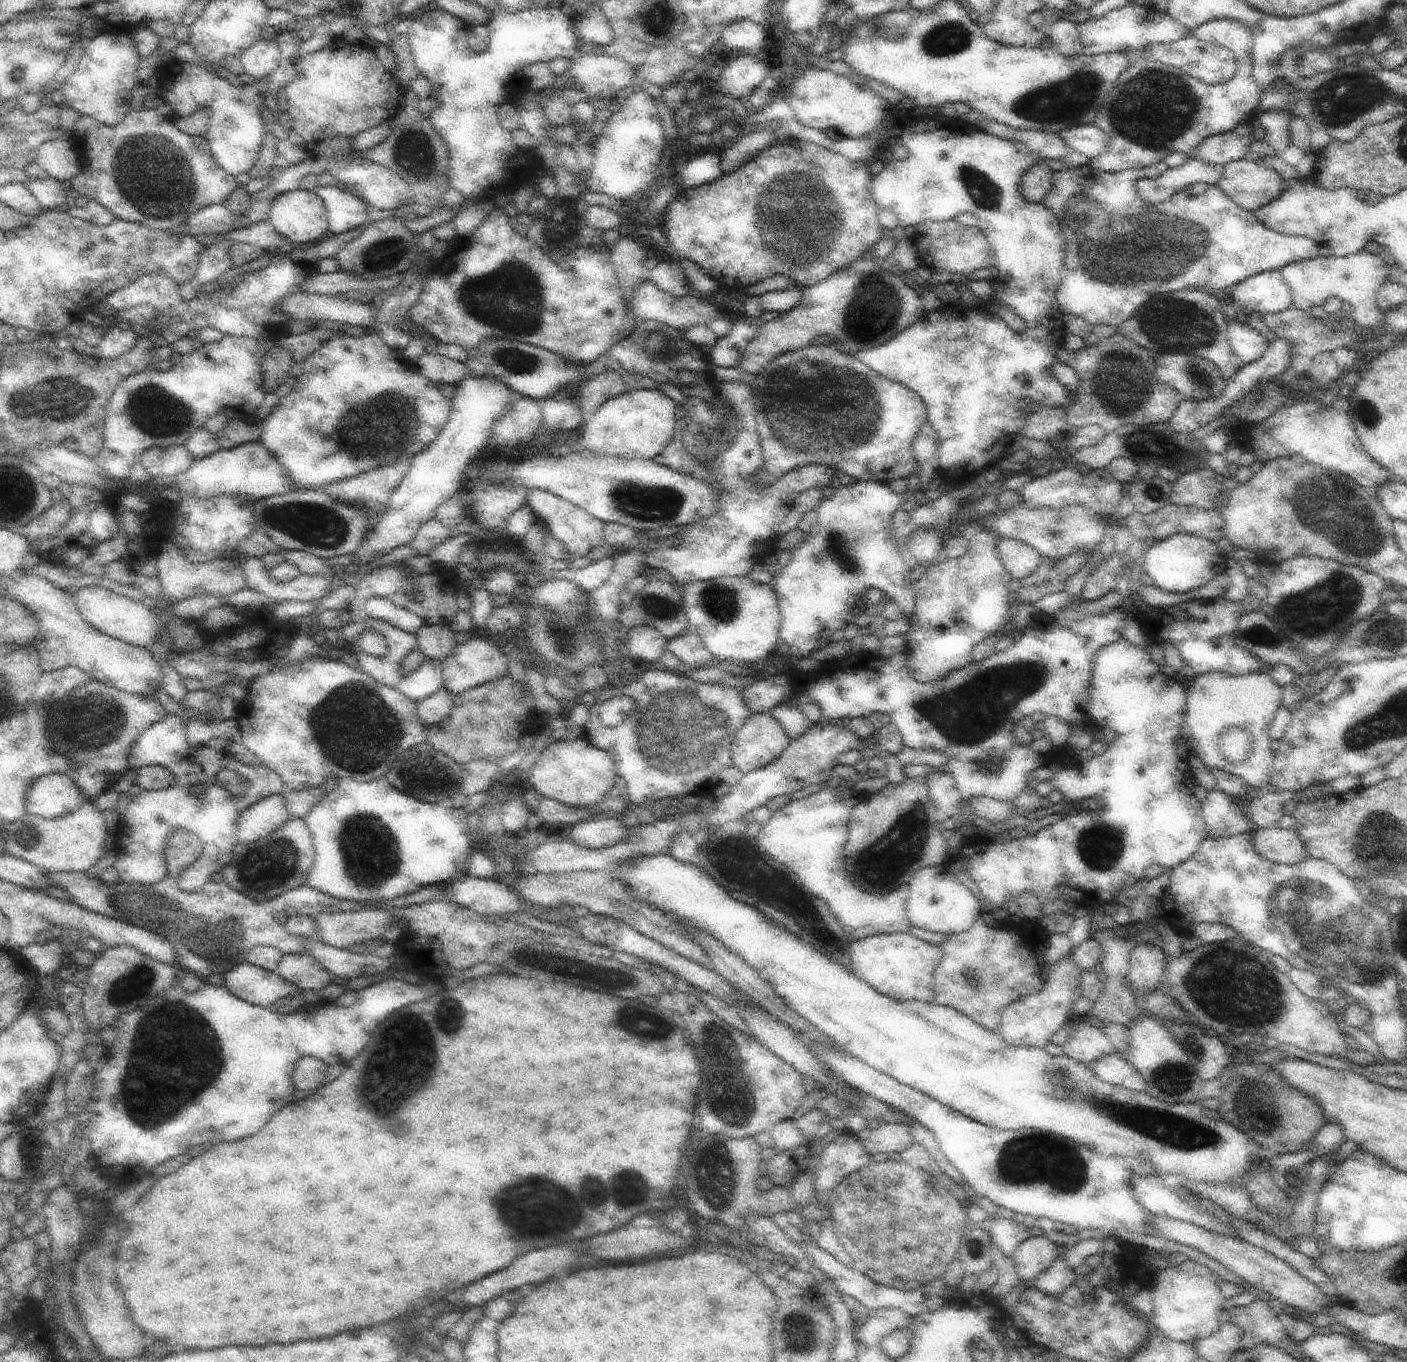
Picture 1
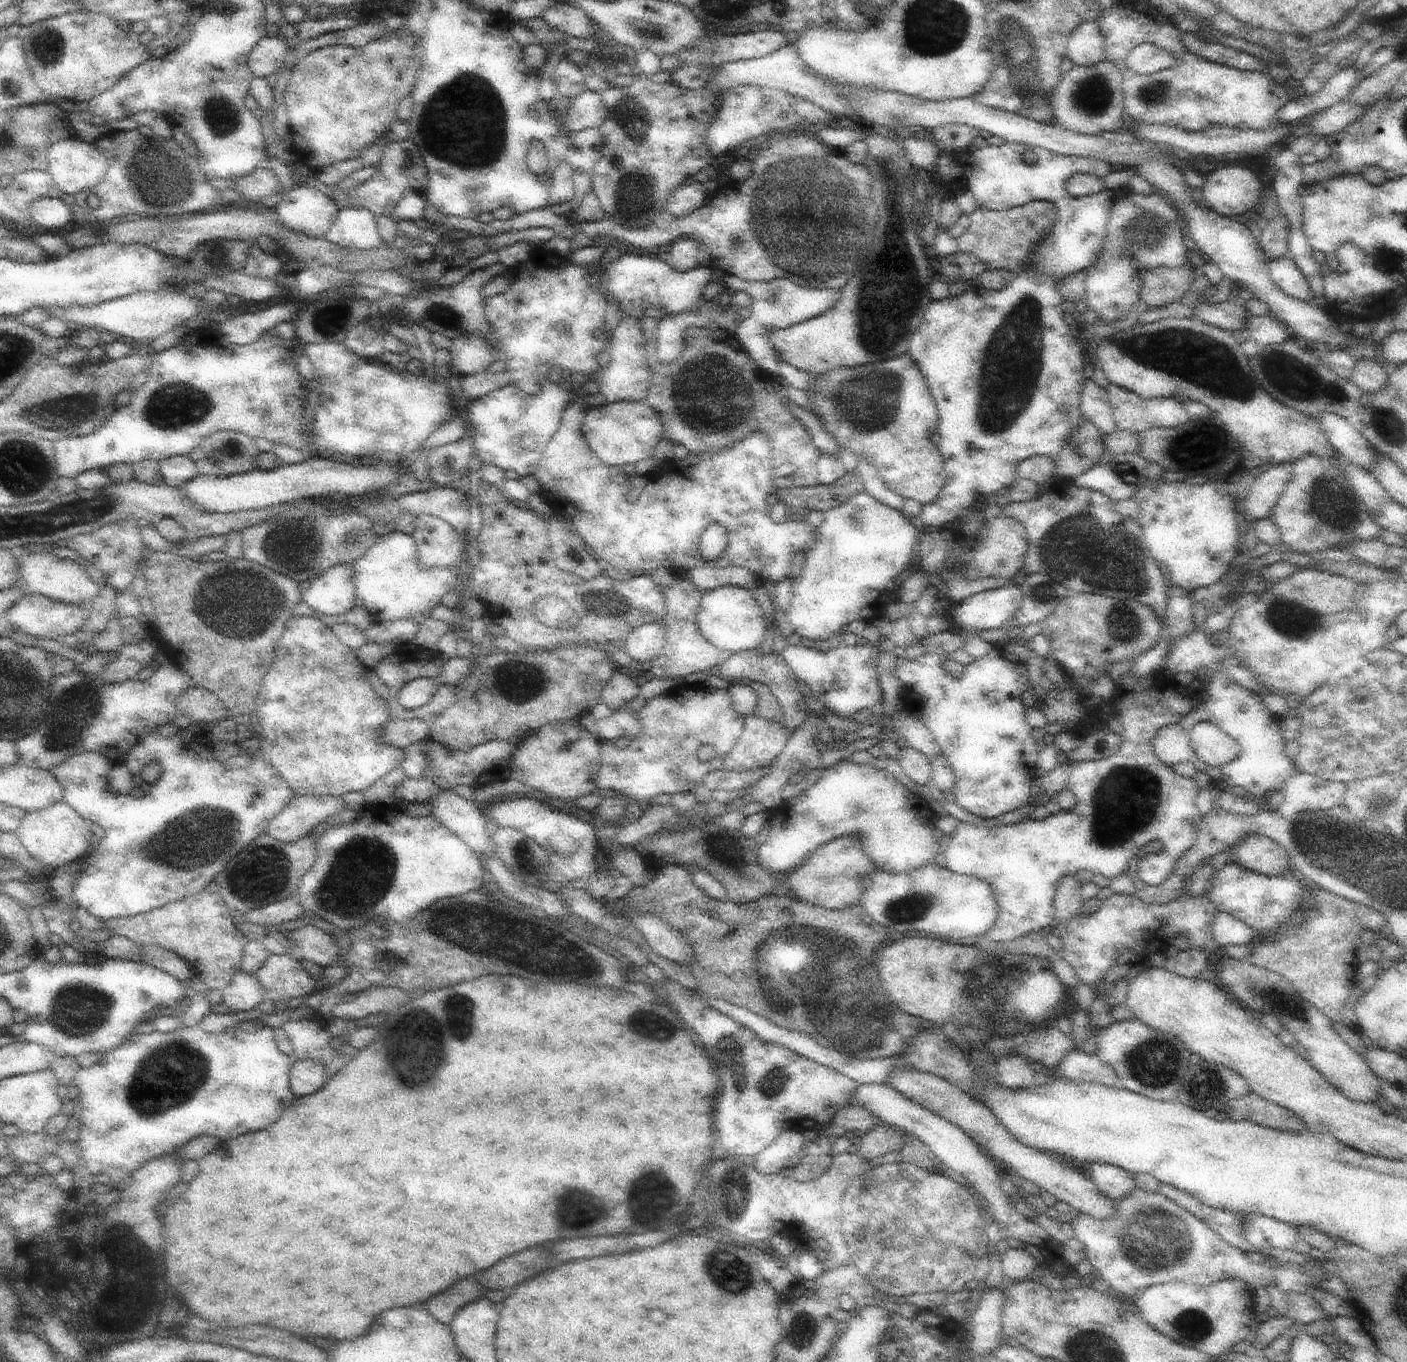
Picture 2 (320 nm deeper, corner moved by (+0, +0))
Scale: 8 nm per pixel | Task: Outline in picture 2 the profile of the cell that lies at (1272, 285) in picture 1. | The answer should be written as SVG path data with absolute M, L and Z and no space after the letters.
M1287 255L1275 261L1269 261L1269 271L1274 282L1286 294L1304 302L1312 302L1314 295L1310 282L1291 256Z

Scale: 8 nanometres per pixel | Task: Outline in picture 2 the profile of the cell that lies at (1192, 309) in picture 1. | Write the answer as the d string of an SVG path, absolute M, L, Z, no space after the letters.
M1187 265L1178 268L1142 267L1140 269L1141 299L1145 300L1151 308L1182 301L1188 296L1190 286L1196 277Z

